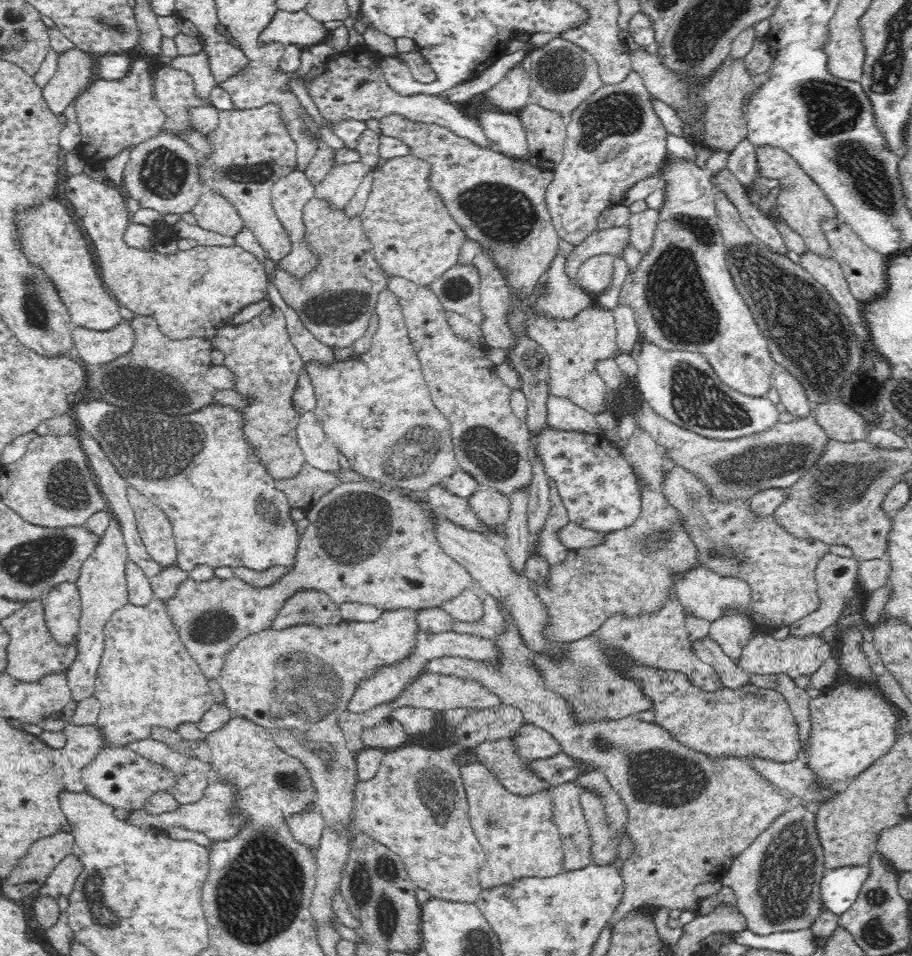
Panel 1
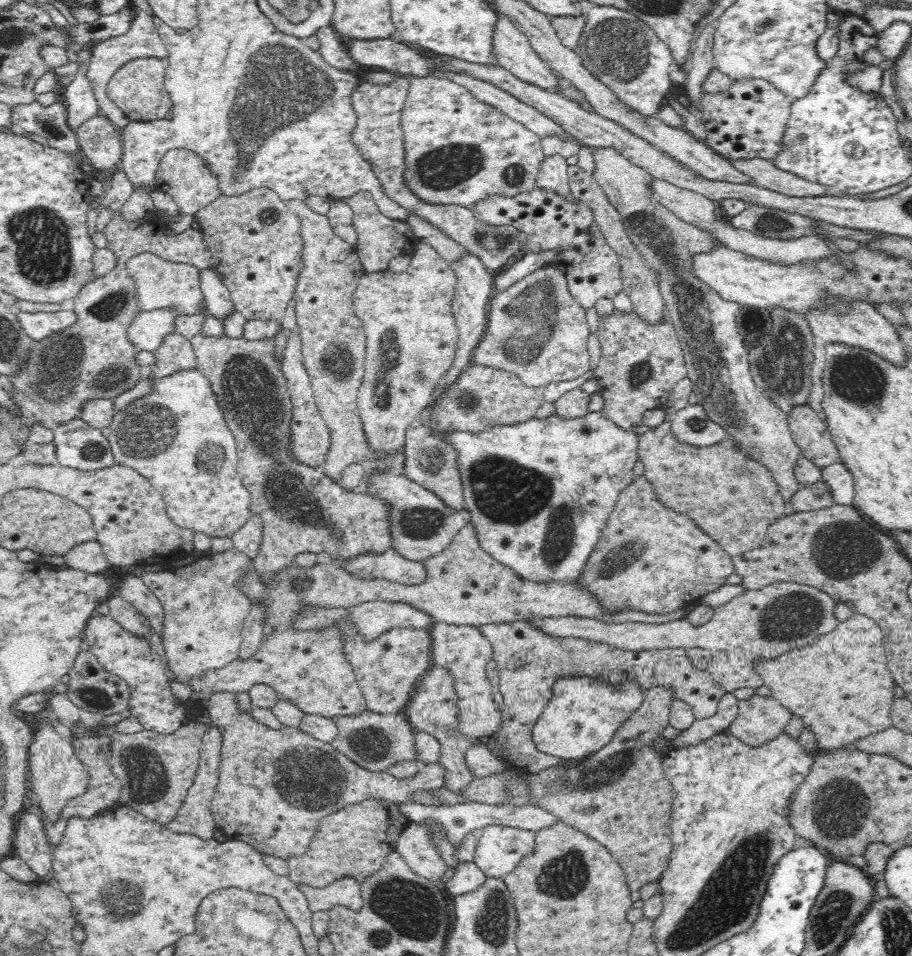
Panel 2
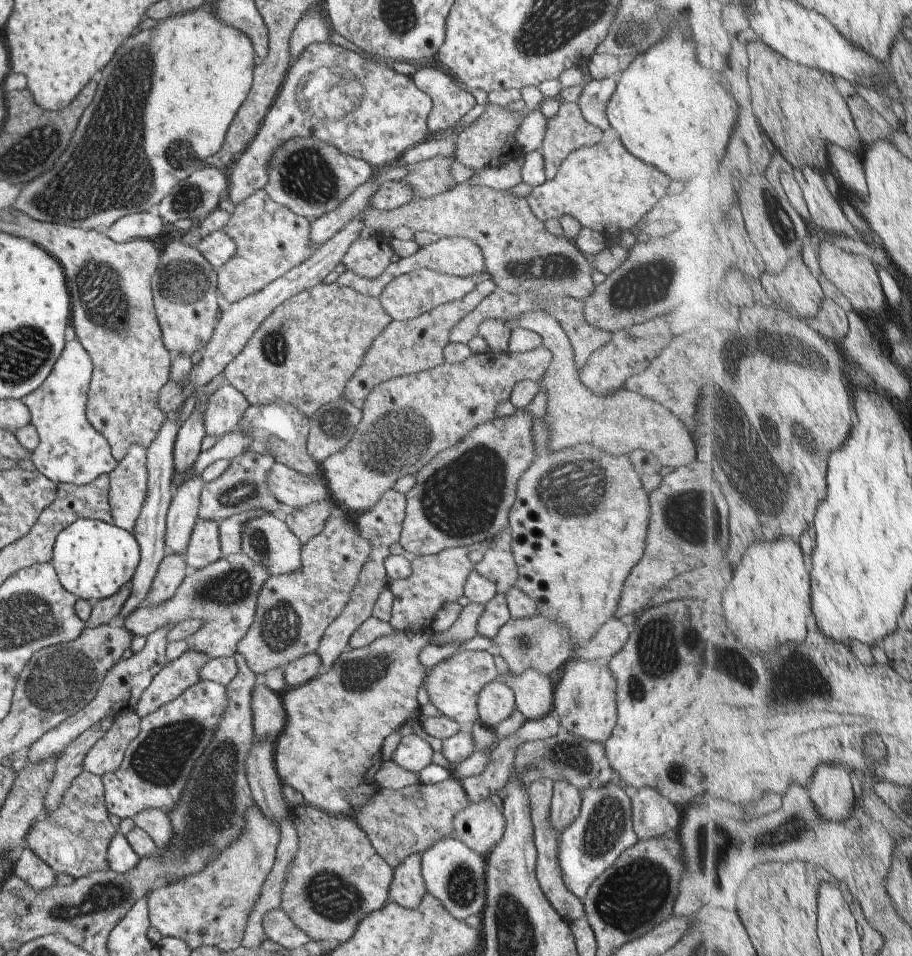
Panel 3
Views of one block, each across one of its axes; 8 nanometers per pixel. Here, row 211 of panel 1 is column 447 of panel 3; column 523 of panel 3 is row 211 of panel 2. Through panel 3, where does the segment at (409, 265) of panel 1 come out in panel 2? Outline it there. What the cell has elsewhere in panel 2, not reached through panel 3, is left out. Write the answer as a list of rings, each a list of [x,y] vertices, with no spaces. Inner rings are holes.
[[[356,192],[356,194],[341,200],[346,201],[353,212],[353,224],[357,233],[355,248],[365,273],[387,270],[390,260],[406,254],[410,247],[416,245],[419,240],[406,221],[391,220],[382,214],[369,192]]]

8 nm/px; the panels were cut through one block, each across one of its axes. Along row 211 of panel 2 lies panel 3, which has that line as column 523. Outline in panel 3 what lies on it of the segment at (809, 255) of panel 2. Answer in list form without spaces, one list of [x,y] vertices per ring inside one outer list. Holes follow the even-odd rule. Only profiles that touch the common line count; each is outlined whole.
[[[496,650],[496,666],[500,670],[500,677],[515,694],[516,711],[525,716],[526,720],[540,720],[553,710],[554,692],[547,676],[534,668],[527,668],[524,672],[514,676],[508,672],[504,659]]]

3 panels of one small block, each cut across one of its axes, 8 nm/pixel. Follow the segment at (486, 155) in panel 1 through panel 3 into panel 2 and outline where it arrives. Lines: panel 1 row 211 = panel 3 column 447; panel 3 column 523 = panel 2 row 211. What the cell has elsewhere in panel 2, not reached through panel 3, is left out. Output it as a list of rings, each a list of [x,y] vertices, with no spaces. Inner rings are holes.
[[[400,76],[395,82],[388,85],[374,85],[368,83],[366,80],[362,81],[355,89],[351,98],[352,107],[354,107],[357,116],[356,126],[352,128],[352,143],[356,145],[356,149],[360,151],[360,155],[372,164],[374,170],[378,173],[377,177],[386,187],[384,193],[386,193],[388,197],[396,201],[401,207],[408,209],[410,213],[424,218],[429,224],[432,224],[435,228],[440,229],[446,236],[455,240],[460,246],[463,246],[464,251],[479,258],[484,268],[488,271],[493,274],[500,273],[512,264],[514,260],[518,260],[524,255],[522,250],[524,250],[526,240],[528,240],[526,233],[517,230],[514,226],[491,226],[479,220],[475,216],[475,212],[472,211],[472,207],[455,204],[428,203],[422,199],[418,199],[416,193],[412,193],[410,187],[406,185],[406,179],[404,179],[404,168],[406,168],[406,163],[404,163],[404,133],[400,120],[406,98],[408,97],[409,87],[410,82],[405,76]]]

